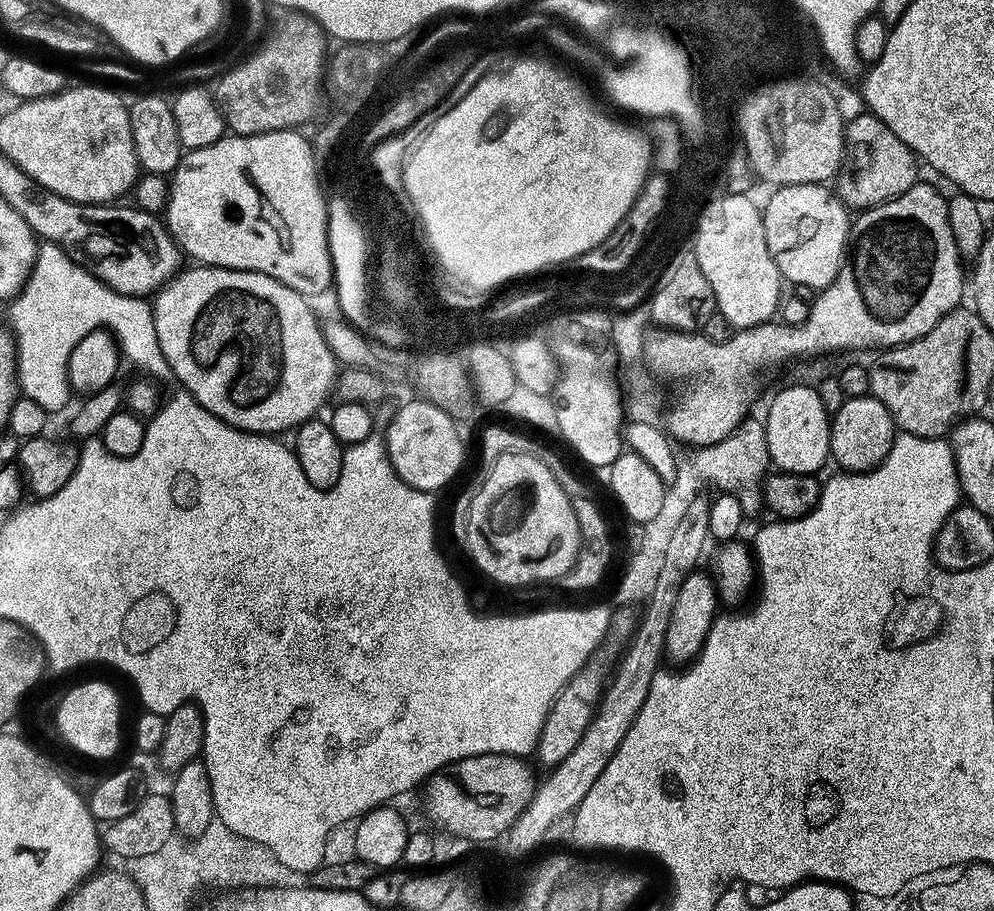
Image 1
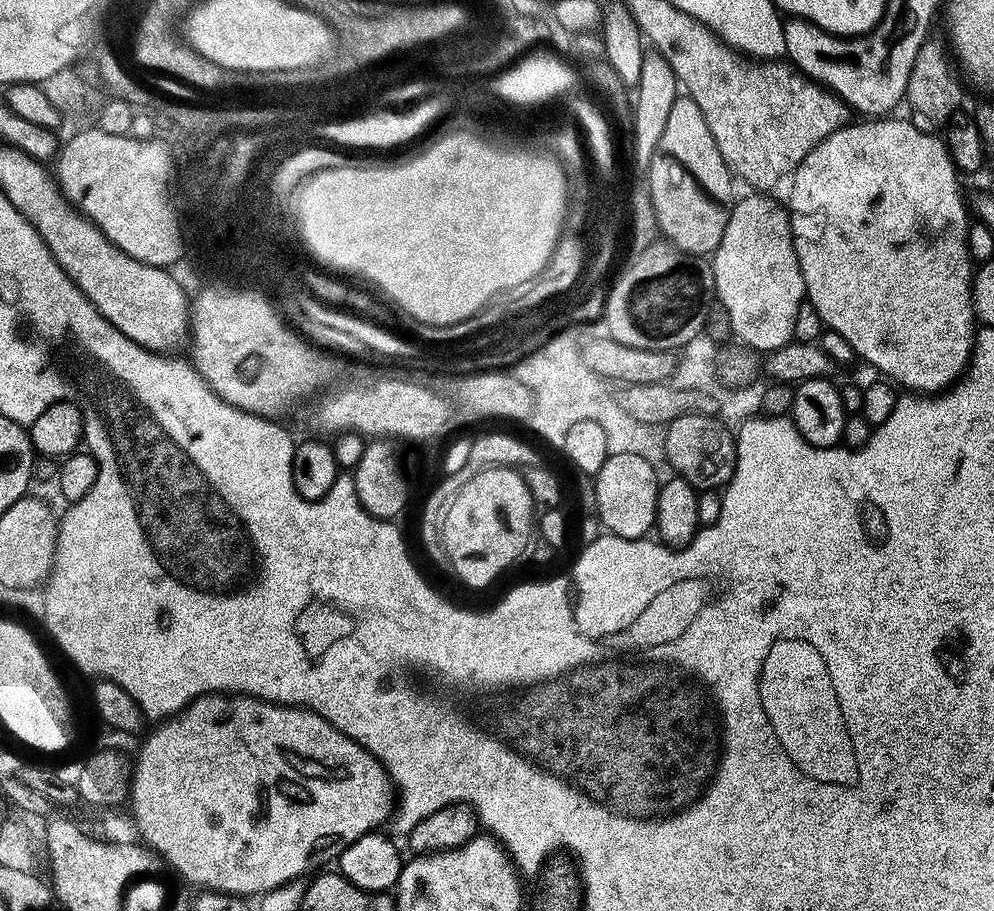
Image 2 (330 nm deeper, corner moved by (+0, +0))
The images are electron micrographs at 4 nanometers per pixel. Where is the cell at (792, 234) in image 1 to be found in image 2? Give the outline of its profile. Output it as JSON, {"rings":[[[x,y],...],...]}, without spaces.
{"rings":[[[868,118],[865,119],[865,124],[849,123],[830,134],[830,138],[826,138],[818,146],[814,146],[814,150],[806,154],[806,158],[790,177],[792,193],[786,199],[786,207],[792,221],[792,241],[804,279],[804,294],[820,315],[821,325],[842,334],[842,338],[850,342],[853,353],[859,359],[861,356],[866,363],[873,364],[881,372],[877,372],[881,377],[895,382],[901,389],[904,387],[904,390],[912,394],[939,394],[951,388],[964,375],[968,359],[972,357],[974,261],[968,254],[970,208],[966,200],[964,204],[964,196],[960,193],[961,177],[956,171],[956,163],[950,158],[947,143],[939,135],[918,130],[911,119],[892,119]]]}

